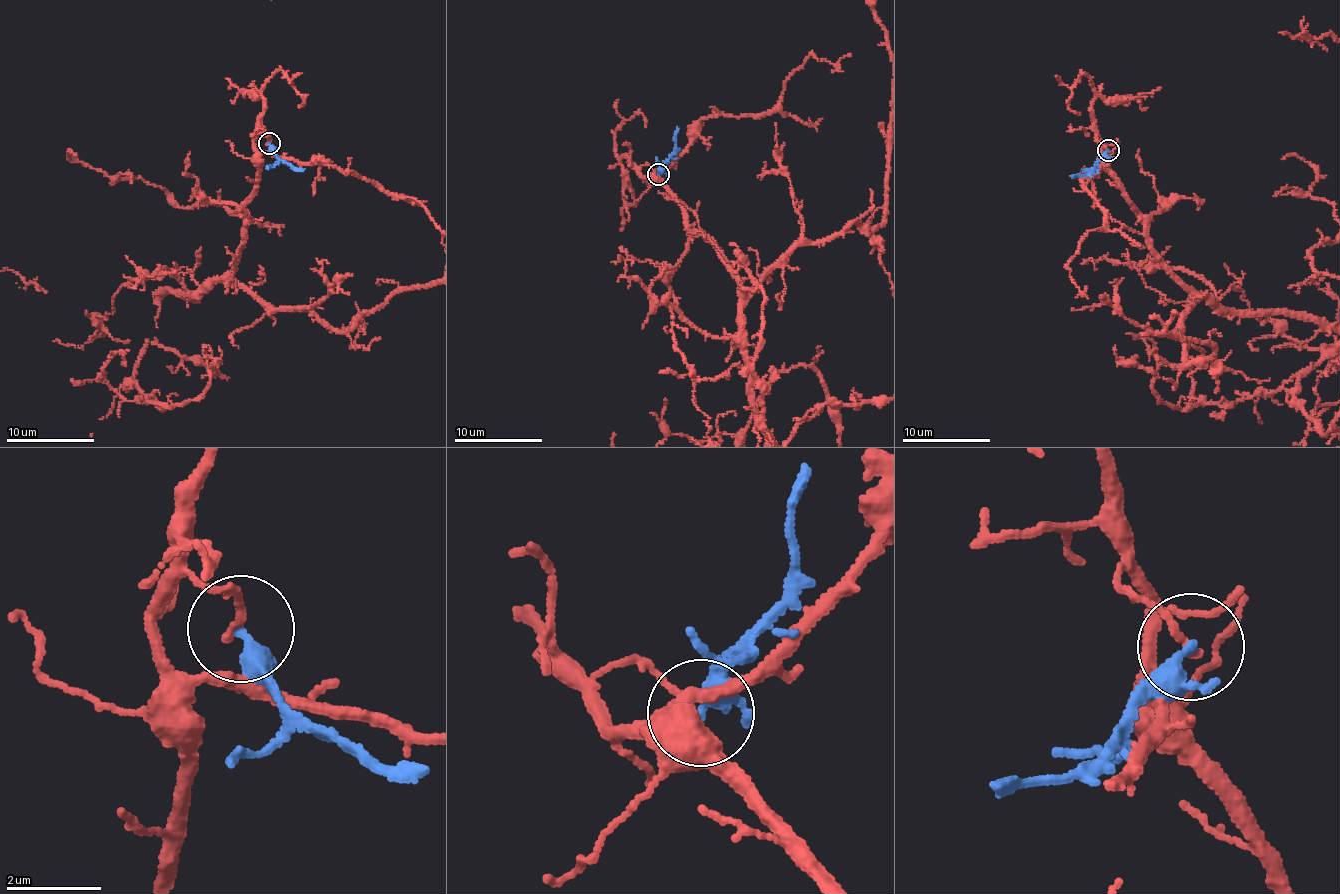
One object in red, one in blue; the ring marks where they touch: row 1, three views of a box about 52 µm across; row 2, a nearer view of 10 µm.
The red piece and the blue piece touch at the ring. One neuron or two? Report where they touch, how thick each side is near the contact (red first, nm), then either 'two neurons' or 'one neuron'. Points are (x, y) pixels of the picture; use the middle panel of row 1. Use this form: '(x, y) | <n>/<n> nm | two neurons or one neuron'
(658, 174) | 160/260 nm | two neurons

